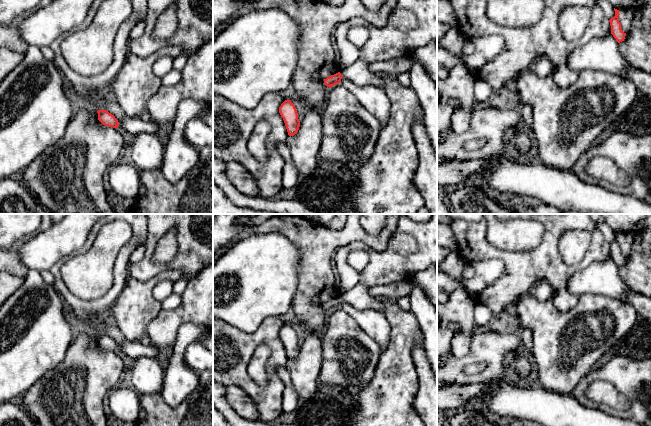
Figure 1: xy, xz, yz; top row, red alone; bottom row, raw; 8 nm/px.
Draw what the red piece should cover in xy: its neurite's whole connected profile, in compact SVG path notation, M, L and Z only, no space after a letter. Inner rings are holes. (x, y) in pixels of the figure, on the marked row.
M98 110L97 113L98 120L103 125L118 128L128 136L135 136L141 133L157 134L159 129L158 124L154 123L152 120L146 122L140 116L124 117L124 119L119 122L114 115L106 110Z

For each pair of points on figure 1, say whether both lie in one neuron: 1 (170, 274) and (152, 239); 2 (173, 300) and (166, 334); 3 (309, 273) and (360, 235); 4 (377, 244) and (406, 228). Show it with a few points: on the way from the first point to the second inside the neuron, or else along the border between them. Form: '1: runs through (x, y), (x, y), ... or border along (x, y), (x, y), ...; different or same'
1: border along (191, 274), (176, 269), (164, 269), (147, 280); different
2: border along (181, 296), (181, 302), (176, 307), (162, 309); different
3: runs through (318, 259), (339, 238), (346, 235); same
4: border along (397, 224), (384, 248), (375, 250), (365, 243); different

